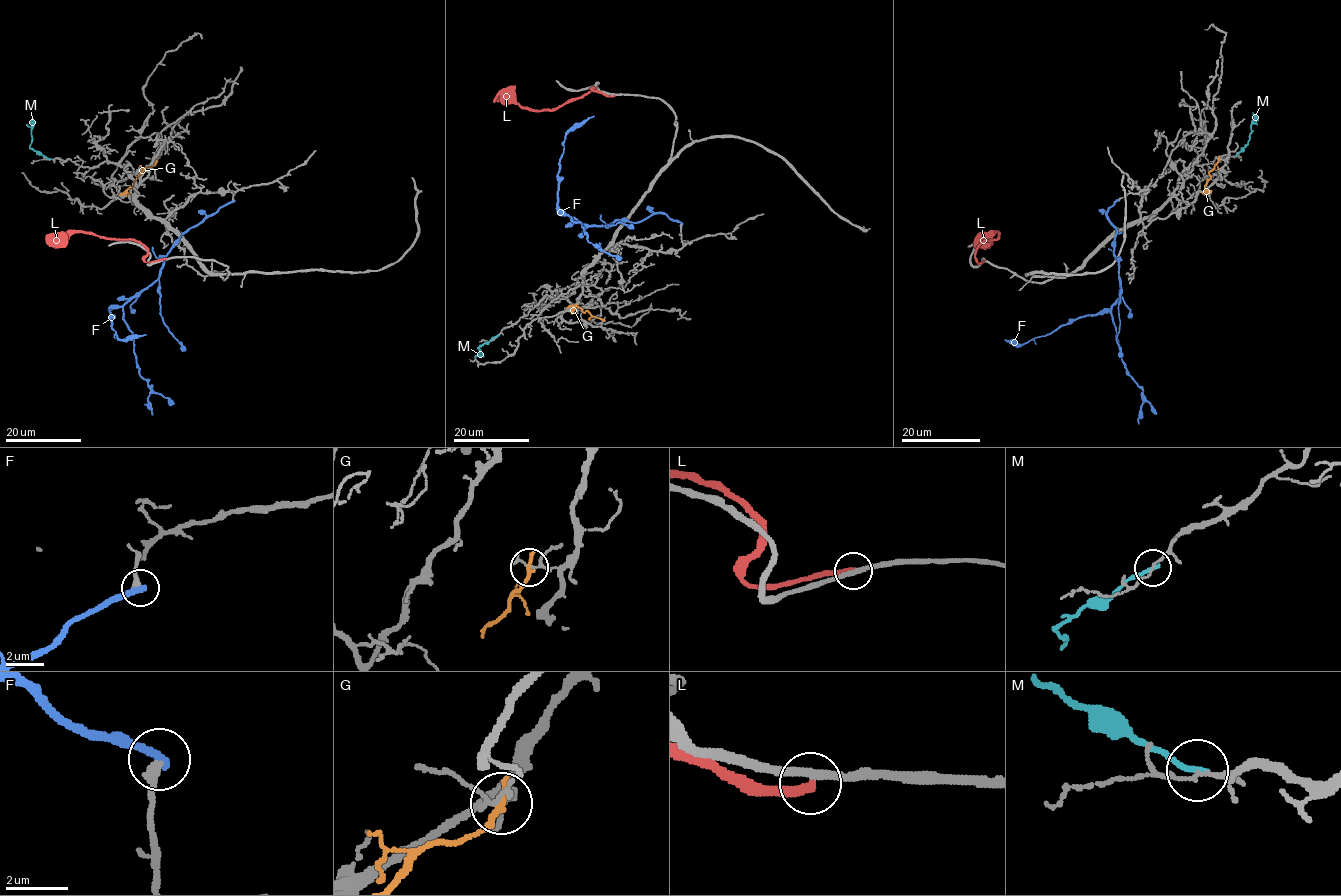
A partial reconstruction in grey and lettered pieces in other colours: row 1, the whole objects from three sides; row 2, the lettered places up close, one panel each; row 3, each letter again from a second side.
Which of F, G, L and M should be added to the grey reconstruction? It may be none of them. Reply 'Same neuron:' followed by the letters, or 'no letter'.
Same neuron: no letter

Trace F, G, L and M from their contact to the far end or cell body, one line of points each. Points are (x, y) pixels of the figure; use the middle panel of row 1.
F: (681, 223), (652, 213), (636, 222), (586, 225), (559, 208), (558, 174), (565, 134), (593, 116)
G: (604, 320), (593, 317), (587, 310), (583, 312), (579, 307), (567, 308)
L: (614, 95), (606, 96), (593, 90), (595, 87), (556, 108), (539, 110), (521, 108), (514, 101), (495, 98)
M: (497, 336), (477, 348), (480, 353)

